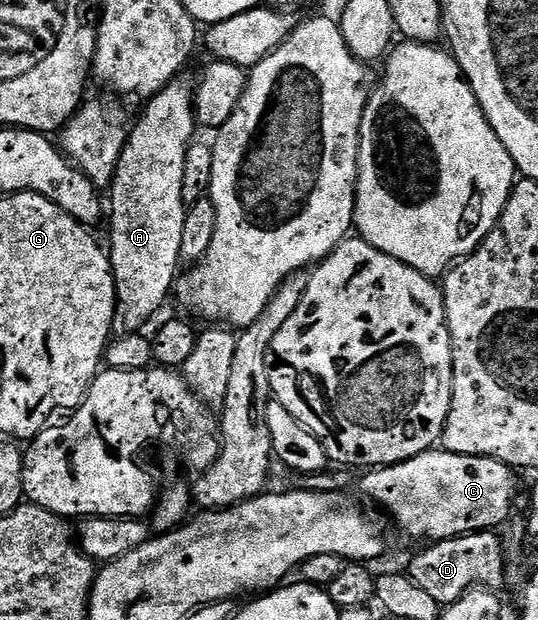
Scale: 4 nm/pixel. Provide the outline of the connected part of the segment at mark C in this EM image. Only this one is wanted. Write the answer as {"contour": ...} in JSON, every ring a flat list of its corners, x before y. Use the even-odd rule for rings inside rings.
{"contour":[[431,449,429,451,421,451,416,457,405,459,402,463,393,463,391,467,380,467,370,469,365,472,366,475,362,479,362,491,374,503,379,503,388,514,394,518,394,523,407,535,410,539,426,539,422,541,437,541,439,539,454,539,457,535,473,535,476,531,488,531,498,529,498,526,505,521,510,515,510,510,514,507,514,475,507,463,502,463,499,459,489,459,488,457,480,457,479,455,461,455,460,453,452,453,445,449]]}

